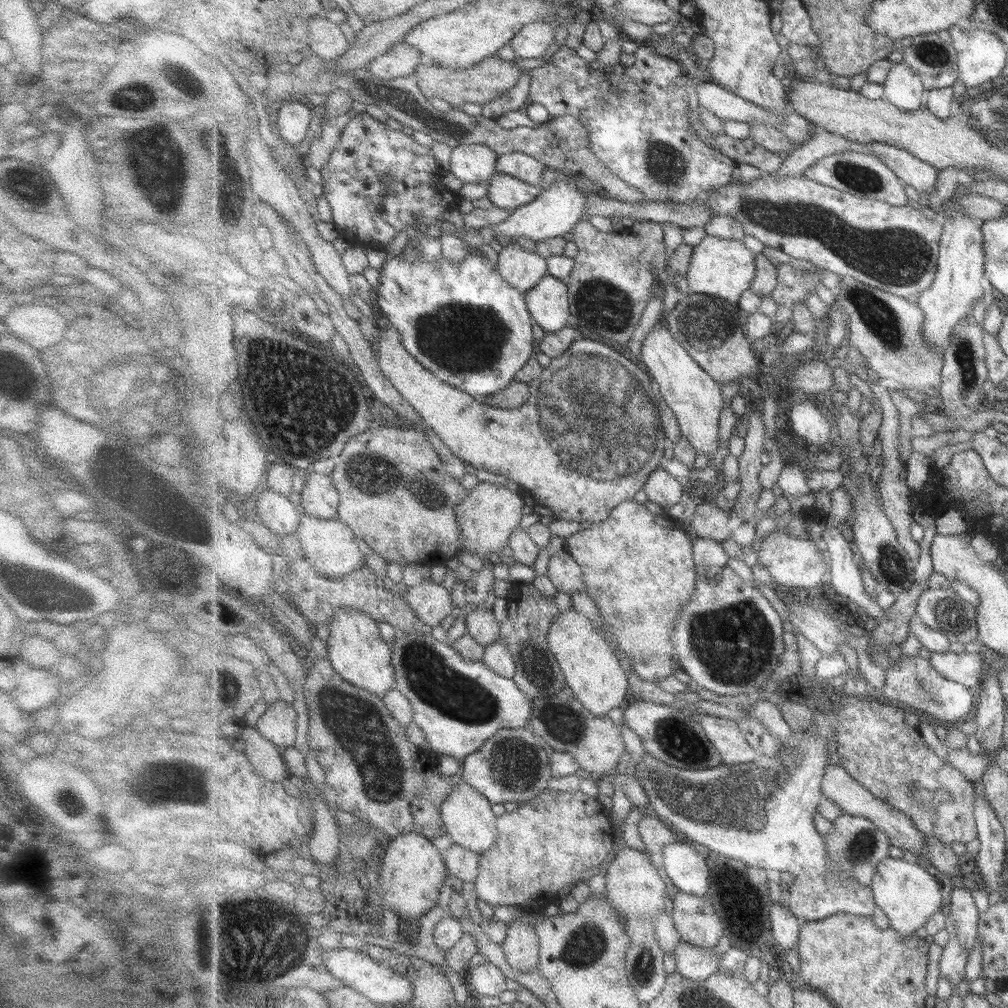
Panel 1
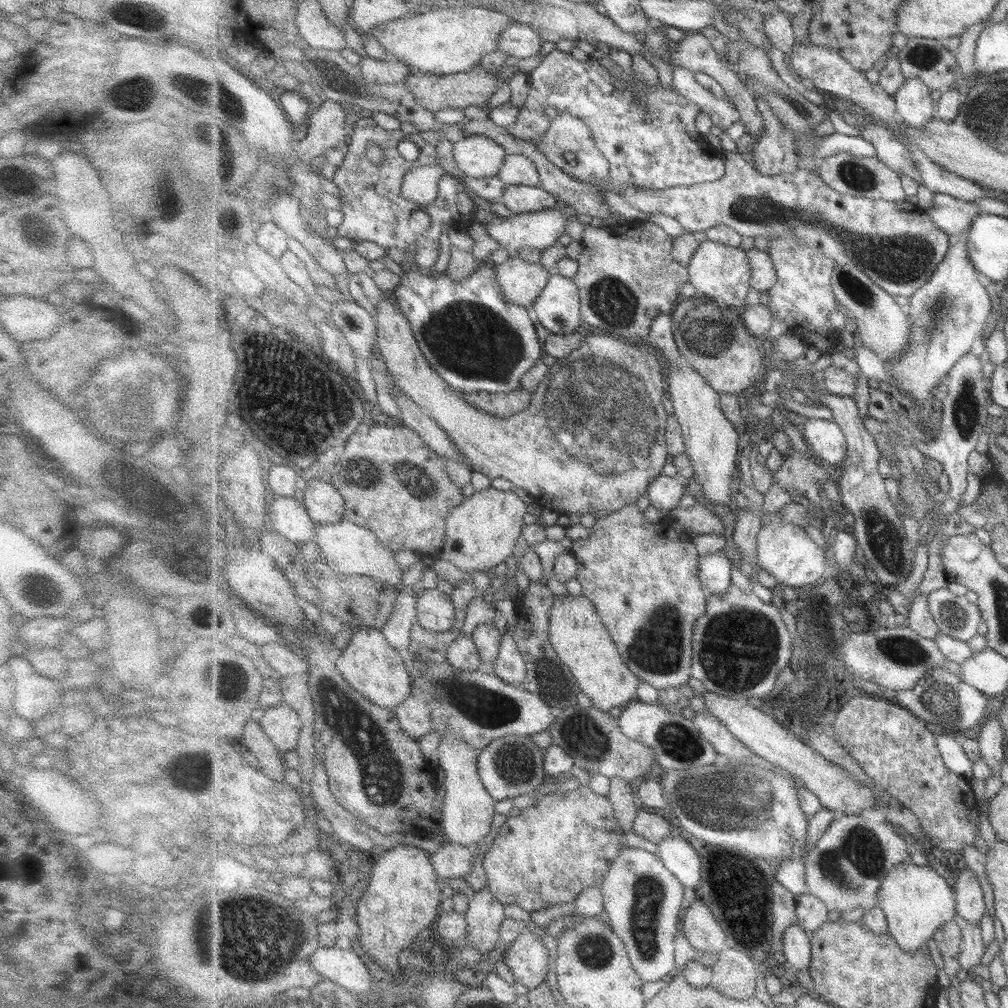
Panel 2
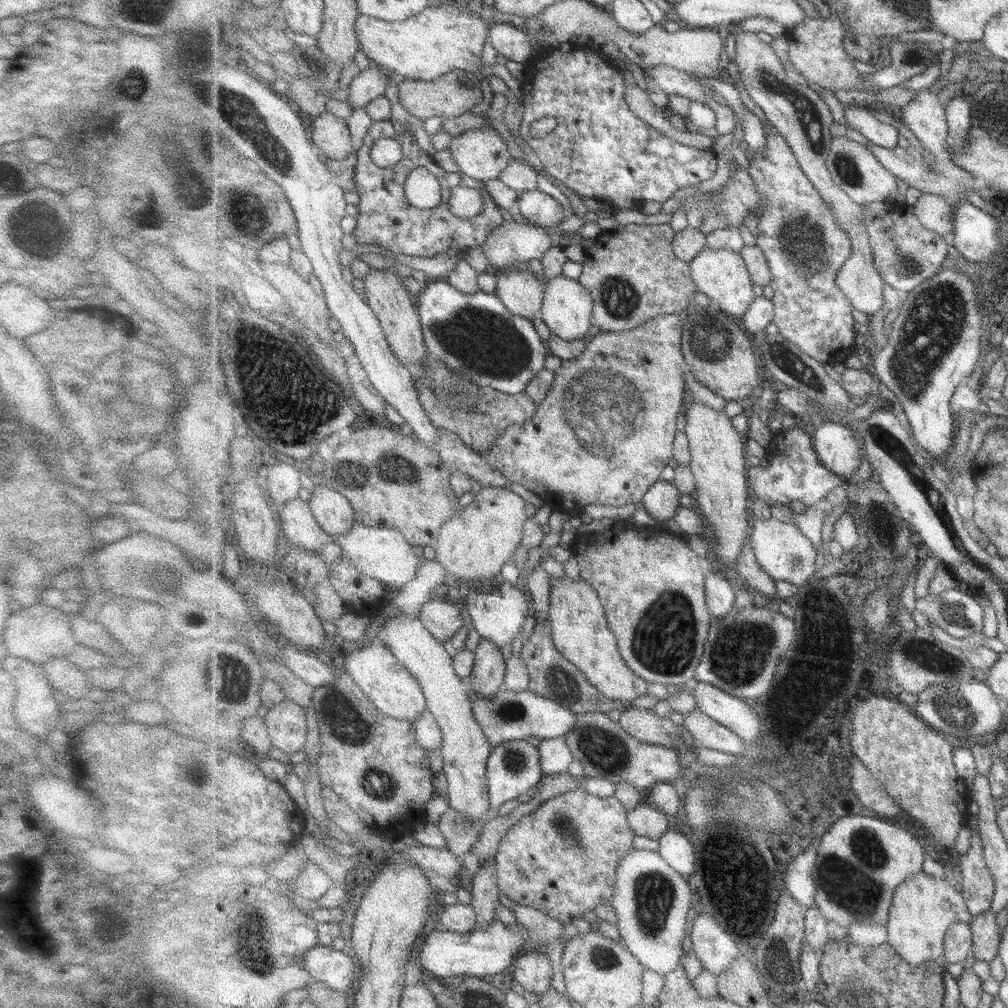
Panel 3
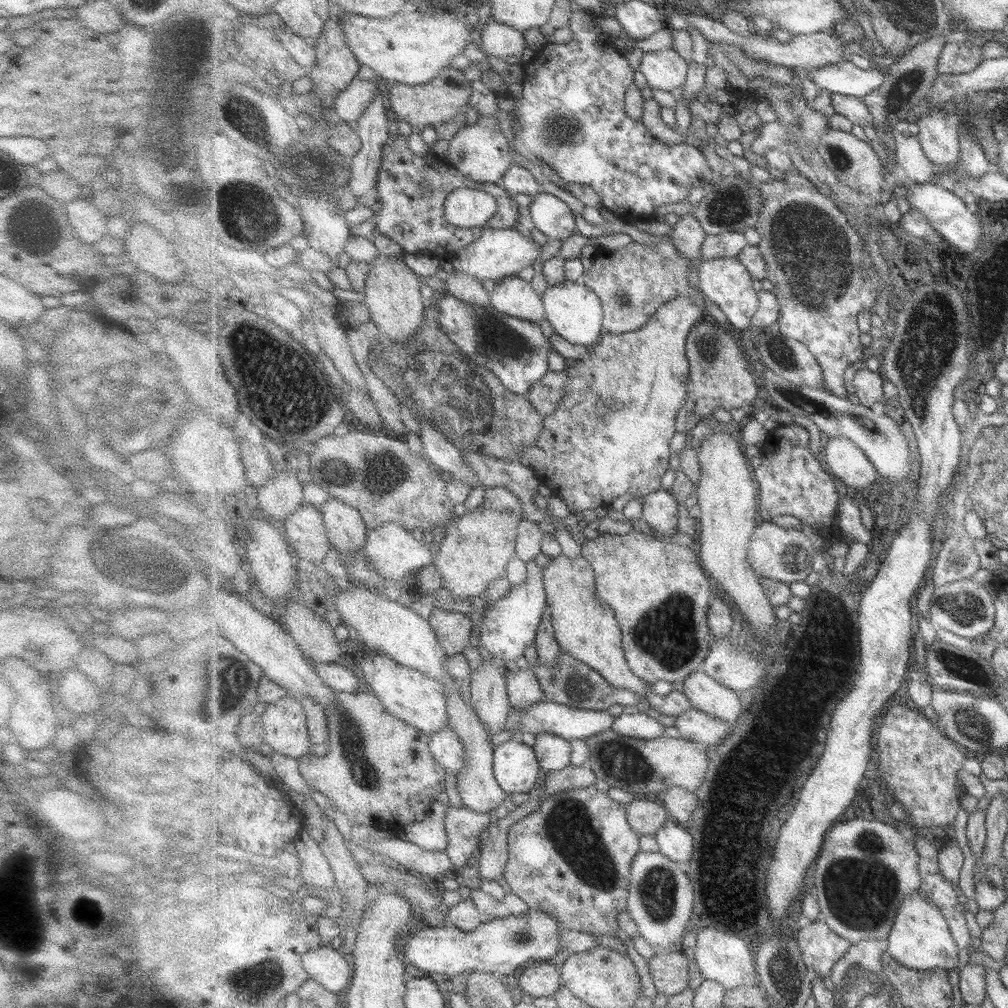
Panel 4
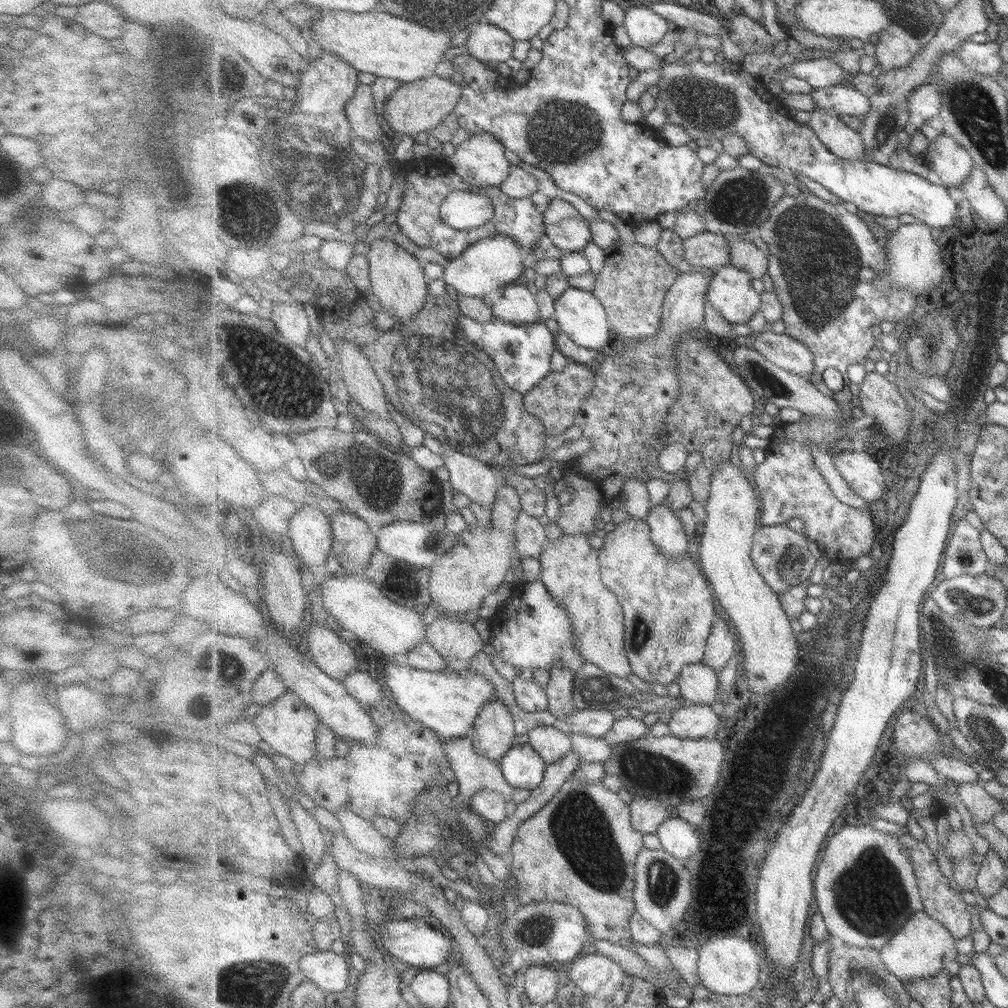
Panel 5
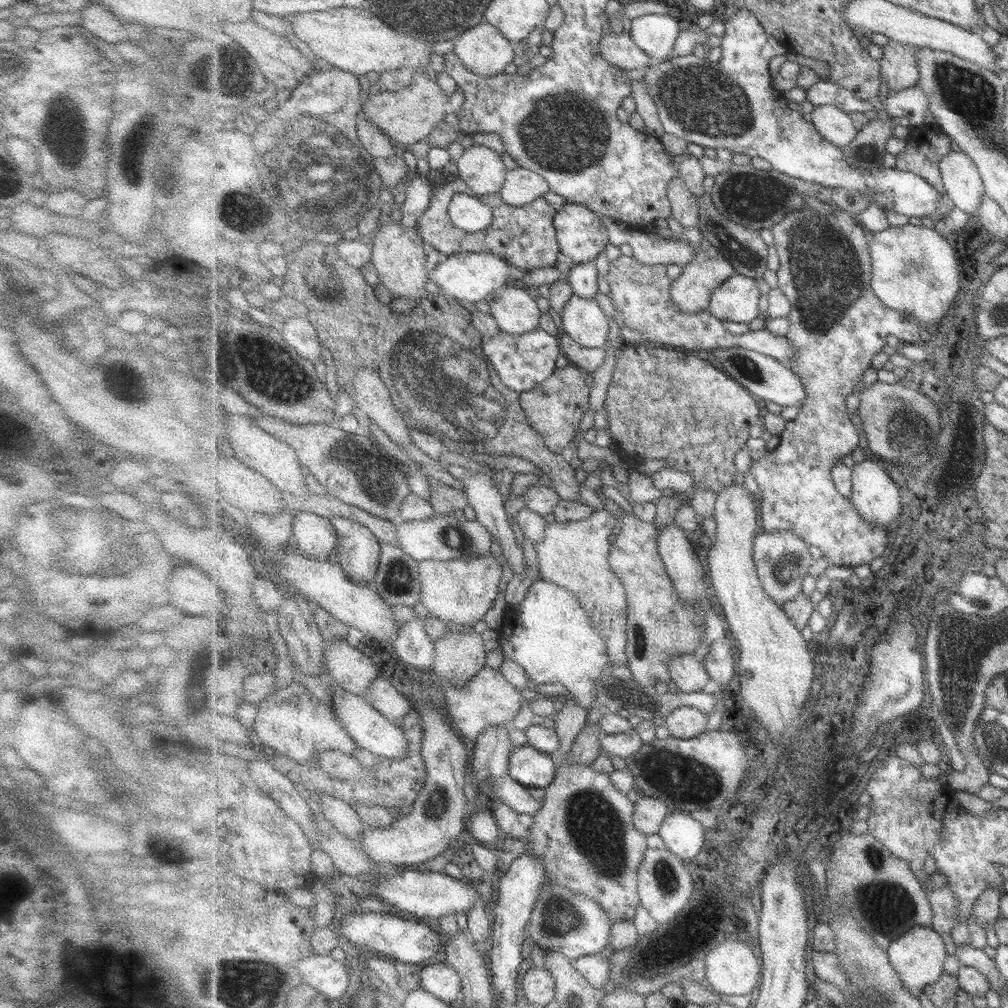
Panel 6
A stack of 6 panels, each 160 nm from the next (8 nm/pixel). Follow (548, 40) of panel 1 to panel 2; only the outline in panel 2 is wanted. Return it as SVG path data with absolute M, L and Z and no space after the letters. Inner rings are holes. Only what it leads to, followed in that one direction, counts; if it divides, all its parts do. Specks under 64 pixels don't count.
M514 22L501 36L498 49L515 58L529 58L541 52L542 35L535 28Z

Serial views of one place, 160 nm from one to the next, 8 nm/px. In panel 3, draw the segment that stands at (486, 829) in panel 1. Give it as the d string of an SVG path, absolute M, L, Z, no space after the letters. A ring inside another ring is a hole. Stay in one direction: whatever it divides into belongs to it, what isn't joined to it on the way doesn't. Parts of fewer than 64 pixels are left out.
M388 609L383 611L386 613L386 621L378 635L384 639L395 658L398 658L398 661L407 667L407 670L410 670L411 674L415 675L415 678L418 678L426 696L428 710L434 714L443 733L443 744L439 752L443 760L444 774L448 782L449 806L474 823L485 822L491 808L490 782L486 773L488 772L488 760L490 760L495 746L487 738L486 732L479 726L479 722L475 720L476 714L474 704L472 703L472 689L457 674L454 667L454 658L450 651L446 649L446 646L438 638L435 638L434 634L431 634L430 630L427 630L420 617L410 619L401 615L395 615Z

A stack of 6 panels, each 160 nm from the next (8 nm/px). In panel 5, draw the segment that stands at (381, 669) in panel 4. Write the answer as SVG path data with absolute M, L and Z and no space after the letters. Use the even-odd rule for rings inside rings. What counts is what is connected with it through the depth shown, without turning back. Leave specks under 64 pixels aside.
M401 660L389 662L380 674L385 681L385 690L407 714L419 724L434 730L443 741L465 738L486 704L498 698L498 692L482 674L473 669L459 671L417 670Z

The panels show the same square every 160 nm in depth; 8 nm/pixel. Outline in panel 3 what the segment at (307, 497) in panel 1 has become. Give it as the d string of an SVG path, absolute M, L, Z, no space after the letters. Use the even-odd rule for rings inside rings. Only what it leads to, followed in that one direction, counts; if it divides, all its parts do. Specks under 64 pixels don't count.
M324 484L316 485L311 493L308 502L314 517L329 536L342 536L354 528L353 524L357 522L354 506L346 496Z

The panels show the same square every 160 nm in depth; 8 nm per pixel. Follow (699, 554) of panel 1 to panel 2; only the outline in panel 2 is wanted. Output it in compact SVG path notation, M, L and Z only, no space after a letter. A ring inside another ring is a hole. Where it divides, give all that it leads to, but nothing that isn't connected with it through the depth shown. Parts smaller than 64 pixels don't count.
M723 551L700 556L699 575L709 594L726 594L731 587L733 558Z

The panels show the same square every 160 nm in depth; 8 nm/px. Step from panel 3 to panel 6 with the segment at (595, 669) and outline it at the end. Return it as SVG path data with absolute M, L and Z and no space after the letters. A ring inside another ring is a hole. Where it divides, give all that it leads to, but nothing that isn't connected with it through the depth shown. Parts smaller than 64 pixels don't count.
M603 509L582 521L562 523L555 520L547 525L544 537L536 542L535 548L541 579L577 595L592 624L607 641L612 664L627 665L628 598L626 587L610 566L611 536L619 530L620 524L616 516Z

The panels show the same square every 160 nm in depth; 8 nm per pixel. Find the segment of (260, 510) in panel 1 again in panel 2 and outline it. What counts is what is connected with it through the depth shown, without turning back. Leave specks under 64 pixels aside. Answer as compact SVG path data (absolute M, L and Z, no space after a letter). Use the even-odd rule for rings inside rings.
M271 497L268 505L269 526L294 543L316 540L317 523L310 517L306 506L295 498Z

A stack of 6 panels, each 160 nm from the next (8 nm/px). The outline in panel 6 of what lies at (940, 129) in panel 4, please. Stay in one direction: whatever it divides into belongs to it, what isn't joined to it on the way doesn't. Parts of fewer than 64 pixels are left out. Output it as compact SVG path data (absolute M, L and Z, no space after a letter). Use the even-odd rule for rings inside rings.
M951 151L943 158L940 171L951 206L968 216L977 215L986 188L974 159L963 151Z

